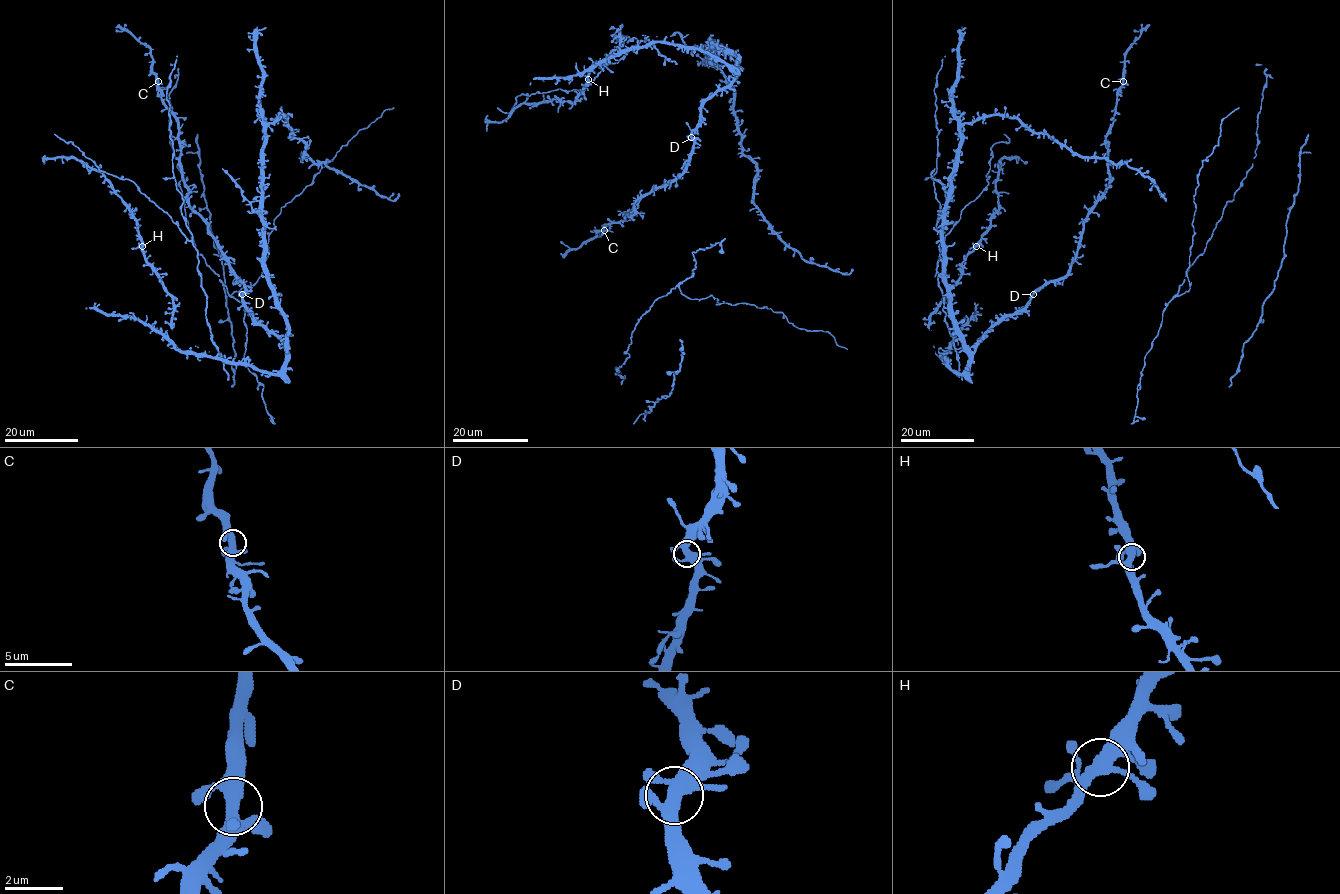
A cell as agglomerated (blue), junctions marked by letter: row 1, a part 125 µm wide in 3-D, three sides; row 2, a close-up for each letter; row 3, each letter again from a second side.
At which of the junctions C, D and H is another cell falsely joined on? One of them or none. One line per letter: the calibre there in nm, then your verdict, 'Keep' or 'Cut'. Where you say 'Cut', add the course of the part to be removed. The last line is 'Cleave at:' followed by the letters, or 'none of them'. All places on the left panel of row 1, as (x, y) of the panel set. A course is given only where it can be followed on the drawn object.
C: Thickness 400 nm. Keep
D: Thickness 400 nm. Keep
H: Thickness 400 nm. Keep
Cleave at: none of them

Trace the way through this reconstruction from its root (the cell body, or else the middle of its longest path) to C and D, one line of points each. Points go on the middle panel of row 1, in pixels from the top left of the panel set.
C: (739, 131), (734, 88), (713, 60), (712, 45), (735, 57), (737, 70), (703, 103), (687, 167), (604, 230)
D: (739, 131), (734, 88), (713, 60), (712, 45), (735, 57), (737, 70), (703, 103), (691, 137)

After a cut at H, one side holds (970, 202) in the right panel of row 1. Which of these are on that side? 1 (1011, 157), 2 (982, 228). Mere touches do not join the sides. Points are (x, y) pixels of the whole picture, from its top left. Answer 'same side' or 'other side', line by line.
1: other side
2: other side

